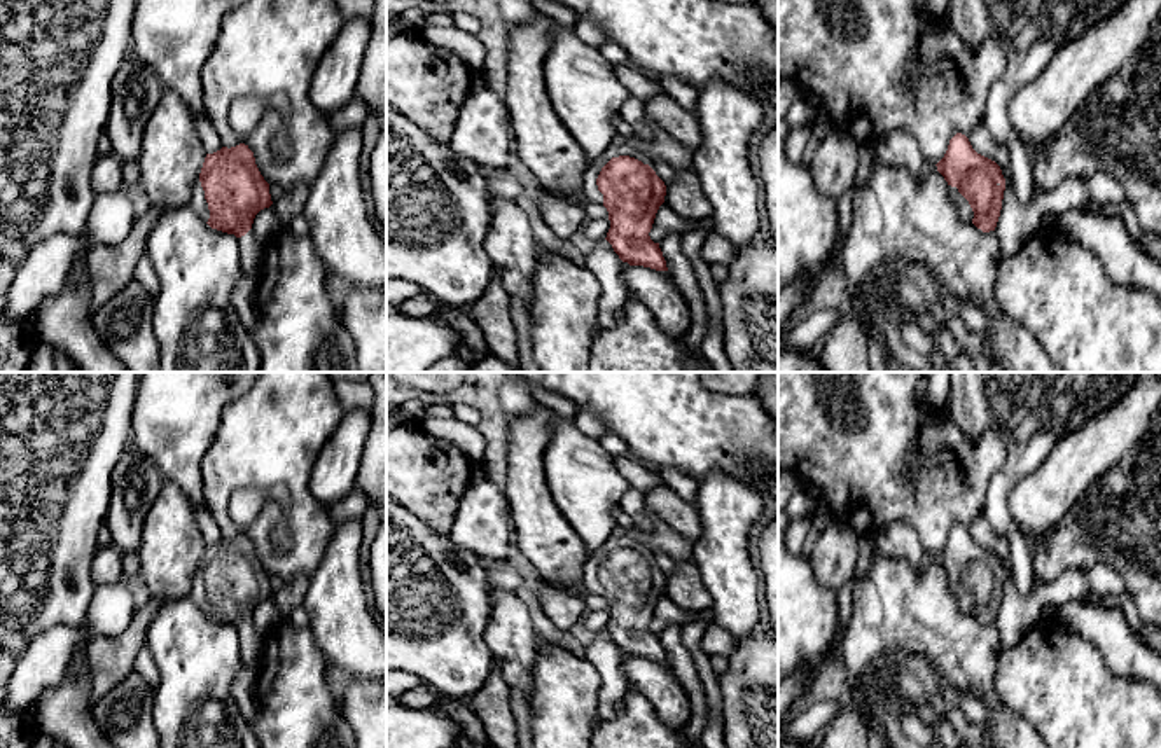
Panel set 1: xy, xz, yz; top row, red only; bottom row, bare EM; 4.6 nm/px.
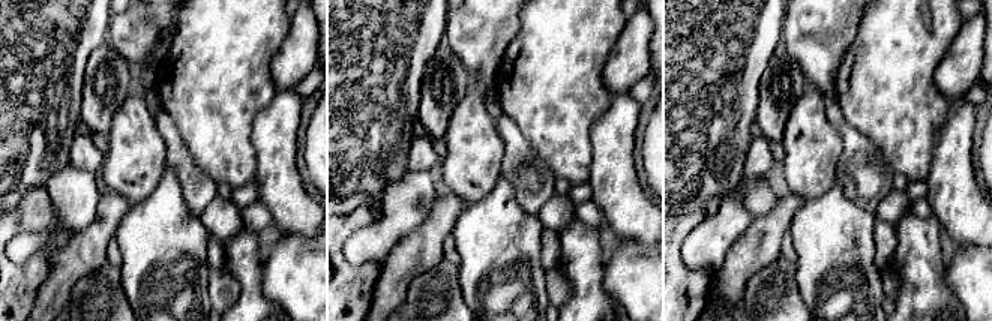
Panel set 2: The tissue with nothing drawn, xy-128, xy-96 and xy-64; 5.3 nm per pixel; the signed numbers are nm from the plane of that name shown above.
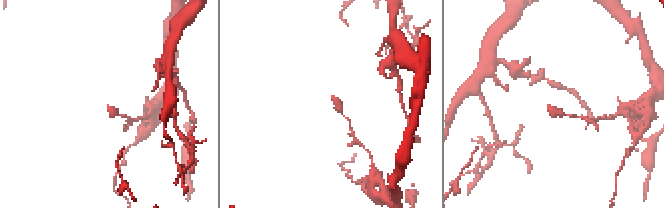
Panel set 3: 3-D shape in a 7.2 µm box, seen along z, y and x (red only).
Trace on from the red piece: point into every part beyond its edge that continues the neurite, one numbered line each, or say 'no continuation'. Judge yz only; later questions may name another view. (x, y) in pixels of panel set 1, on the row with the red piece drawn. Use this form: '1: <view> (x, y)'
1: yz (966, 214)

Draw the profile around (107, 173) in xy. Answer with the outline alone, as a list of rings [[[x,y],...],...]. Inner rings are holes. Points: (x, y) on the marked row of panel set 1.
[[[114,154],[98,156],[91,171],[93,194],[108,194],[122,187],[122,161]]]

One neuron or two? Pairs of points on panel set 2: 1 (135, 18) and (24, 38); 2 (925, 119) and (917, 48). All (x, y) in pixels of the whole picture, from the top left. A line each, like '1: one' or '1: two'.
1: two
2: one

